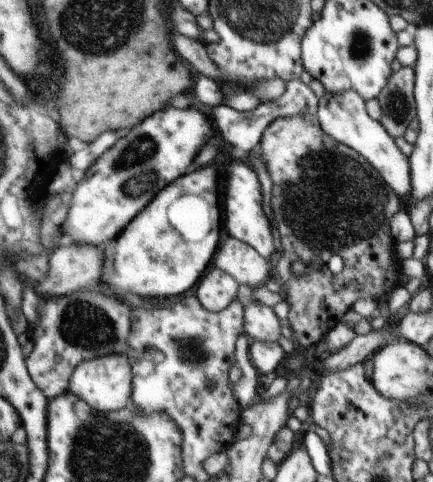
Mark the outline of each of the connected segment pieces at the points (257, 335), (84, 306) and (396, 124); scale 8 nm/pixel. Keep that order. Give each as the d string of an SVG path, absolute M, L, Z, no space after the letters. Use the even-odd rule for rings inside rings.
M239 284L236 292L240 304L247 310L247 320L244 323L245 334L251 341L278 342L282 336L280 319L274 309L252 298L252 290L246 284Z
M89 289L78 290L68 296L52 296L52 298L43 299L38 316L40 316L38 323L30 326L33 349L25 361L30 378L47 399L54 399L68 390L75 368L86 359L111 354L126 354L128 334L131 334L130 308L126 306L126 302L124 304L118 302L116 297L104 296L100 292L92 292Z
M401 67L393 72L386 86L377 96L382 106L380 122L392 135L404 134L407 125L417 120L416 100L414 98L415 70Z

